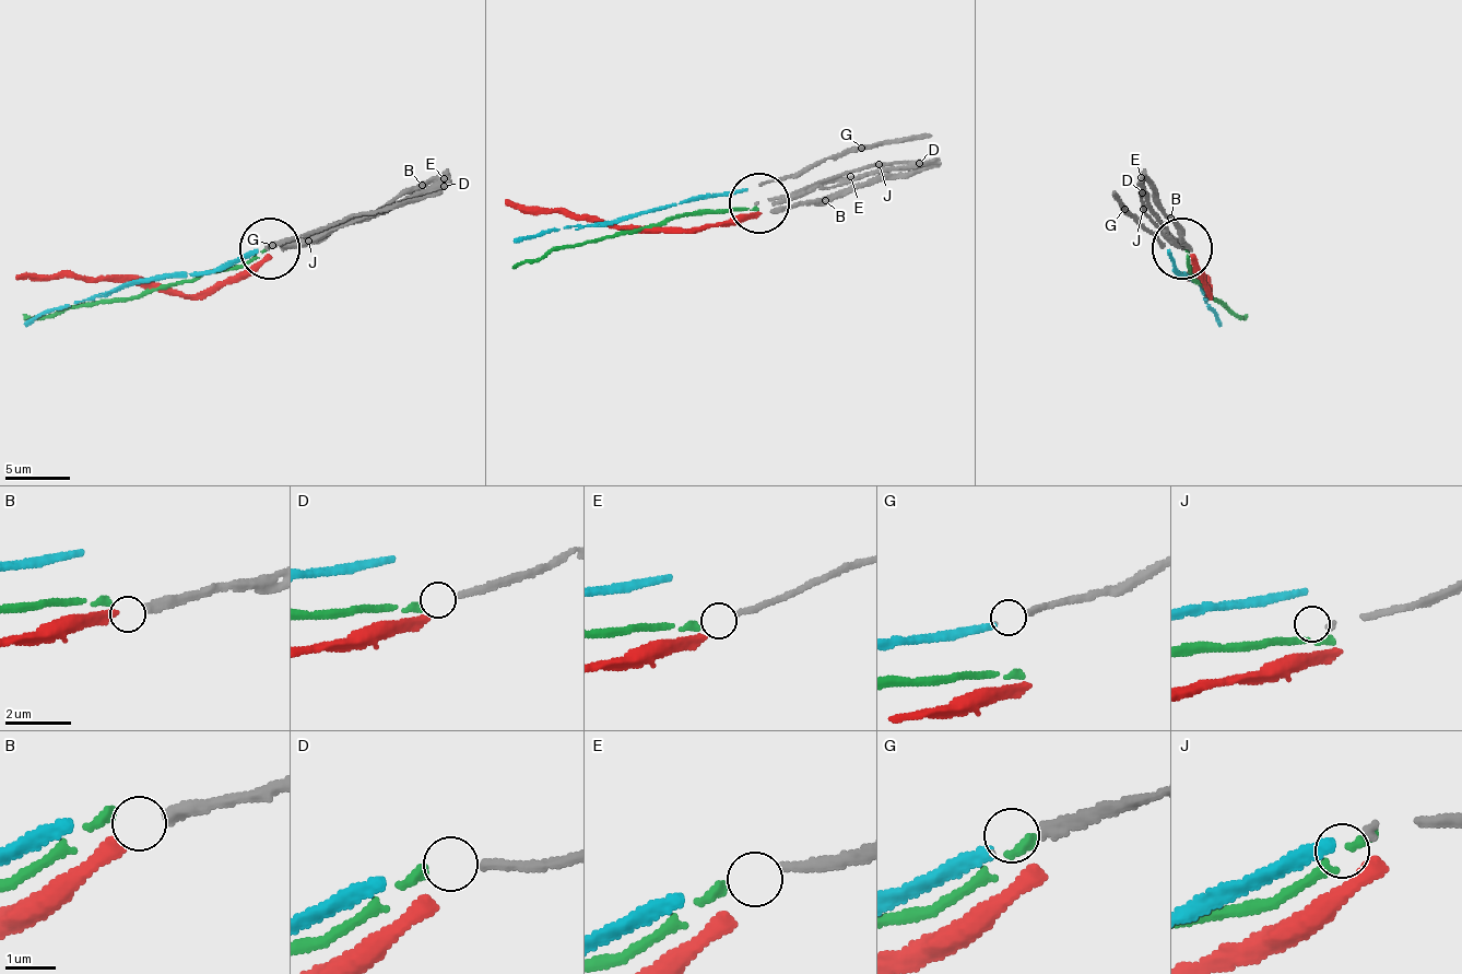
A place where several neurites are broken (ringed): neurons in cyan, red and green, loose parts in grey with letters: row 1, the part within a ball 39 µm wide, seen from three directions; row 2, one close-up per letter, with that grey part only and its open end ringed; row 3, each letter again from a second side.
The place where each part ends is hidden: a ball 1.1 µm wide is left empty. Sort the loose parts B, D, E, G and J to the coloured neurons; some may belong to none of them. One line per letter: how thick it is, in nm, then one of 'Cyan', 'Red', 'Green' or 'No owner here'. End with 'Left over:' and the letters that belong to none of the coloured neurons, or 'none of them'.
B: Thickness 280 nm. Red
D: Thickness 190 nm. No owner here
E: Thickness 190 nm. Green
G: Thickness 20 nm. Cyan
J: Thickness 110 nm. No owner here
Left over: D, J

